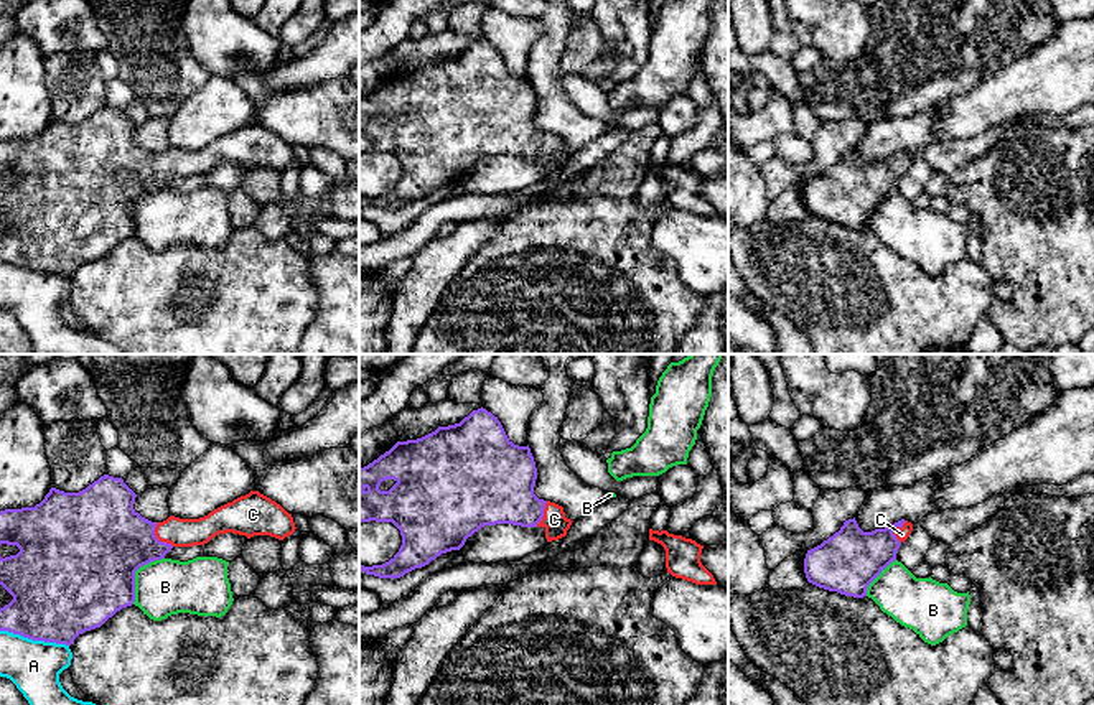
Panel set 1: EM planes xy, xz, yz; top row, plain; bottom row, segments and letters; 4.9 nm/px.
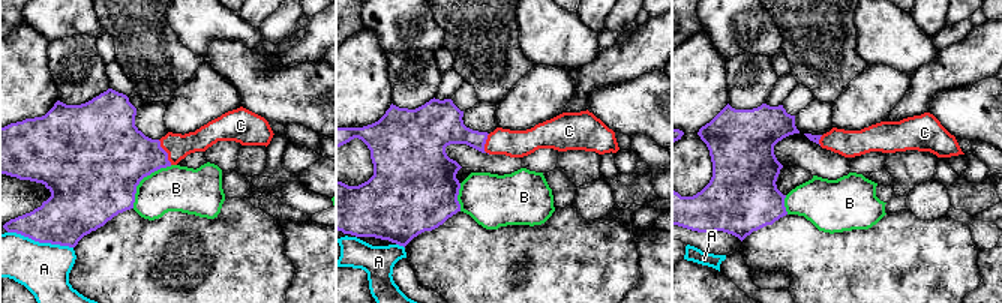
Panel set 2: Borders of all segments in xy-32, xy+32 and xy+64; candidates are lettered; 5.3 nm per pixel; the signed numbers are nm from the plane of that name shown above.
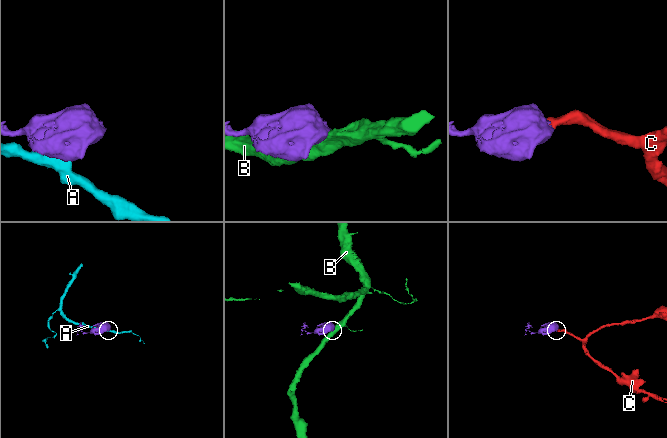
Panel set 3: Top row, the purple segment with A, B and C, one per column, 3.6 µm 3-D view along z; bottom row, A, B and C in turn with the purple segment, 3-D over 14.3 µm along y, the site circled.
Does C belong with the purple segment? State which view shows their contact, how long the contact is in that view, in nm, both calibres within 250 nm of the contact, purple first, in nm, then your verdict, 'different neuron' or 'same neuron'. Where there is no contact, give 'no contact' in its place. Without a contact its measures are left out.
xy | 150 nm | 400/140 nm | same neuron

